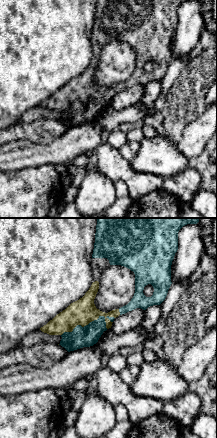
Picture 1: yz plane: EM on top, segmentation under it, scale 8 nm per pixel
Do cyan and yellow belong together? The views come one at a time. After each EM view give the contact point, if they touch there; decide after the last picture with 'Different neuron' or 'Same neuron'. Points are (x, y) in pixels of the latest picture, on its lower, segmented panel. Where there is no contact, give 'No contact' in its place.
Touches cyan at (88, 324)

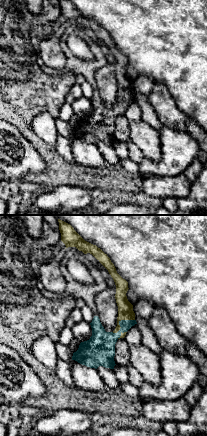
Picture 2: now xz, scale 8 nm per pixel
Touches cyan at (119, 322)

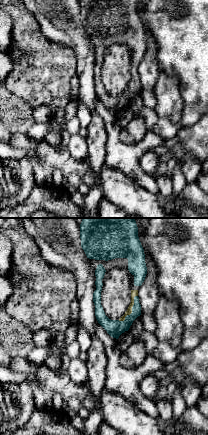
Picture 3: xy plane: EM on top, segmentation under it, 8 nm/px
Touches cyan at (132, 310)

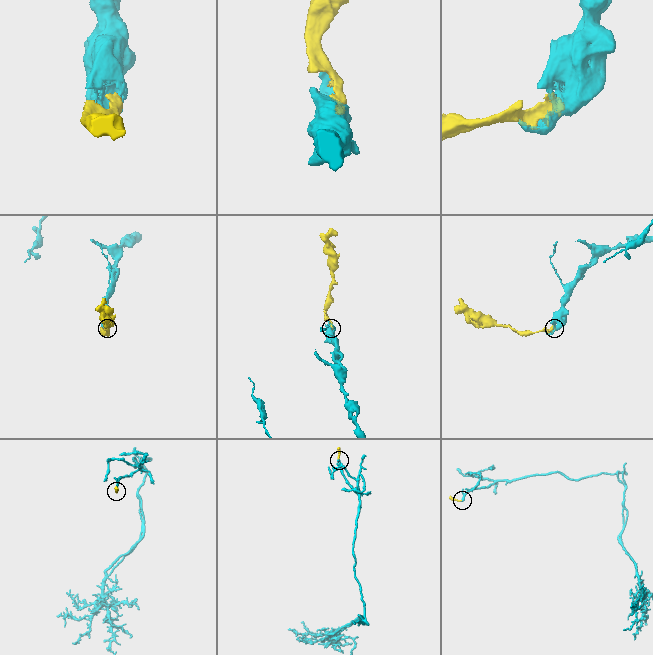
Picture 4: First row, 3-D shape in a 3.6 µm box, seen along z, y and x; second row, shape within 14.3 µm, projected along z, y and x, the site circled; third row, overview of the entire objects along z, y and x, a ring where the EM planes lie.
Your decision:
Same neuron

